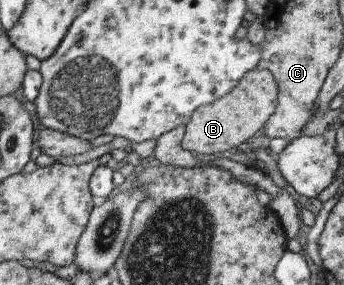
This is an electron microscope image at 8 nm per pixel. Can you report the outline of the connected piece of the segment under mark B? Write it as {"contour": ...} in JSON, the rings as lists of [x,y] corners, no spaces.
{"contour":[[[260,68],[249,70],[228,94],[194,110],[185,124],[182,148],[189,153],[218,154],[218,151],[238,147],[264,127],[274,114],[277,92],[277,82],[269,70]]]}

